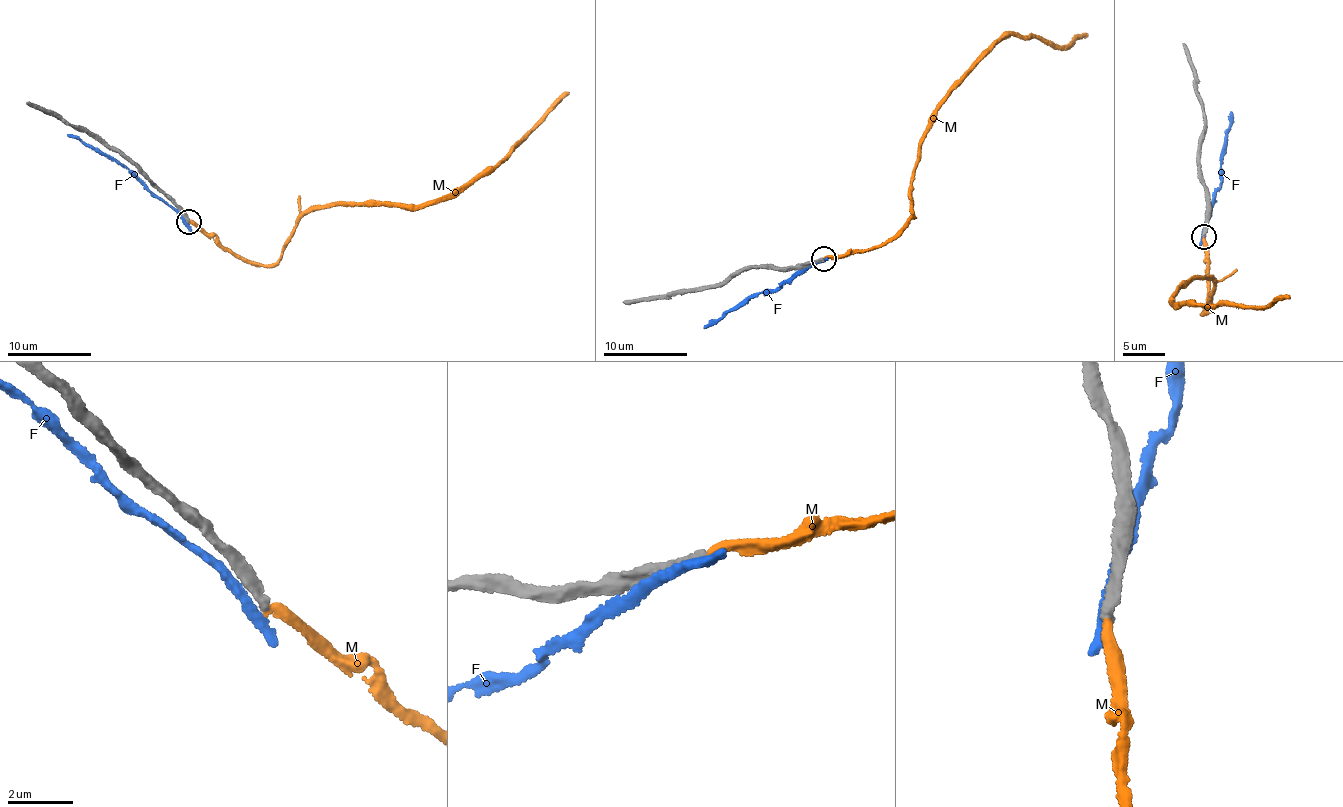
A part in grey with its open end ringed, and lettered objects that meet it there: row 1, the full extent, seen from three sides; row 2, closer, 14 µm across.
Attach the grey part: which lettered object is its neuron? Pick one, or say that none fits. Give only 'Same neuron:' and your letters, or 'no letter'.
Same neuron: M

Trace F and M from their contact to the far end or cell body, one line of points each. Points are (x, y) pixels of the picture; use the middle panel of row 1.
F: (818, 261), (773, 290), (735, 306), (704, 328)
M: (822, 261), (863, 252), (908, 224), (926, 132), (974, 60), (1015, 34), (1068, 44), (1087, 34)

